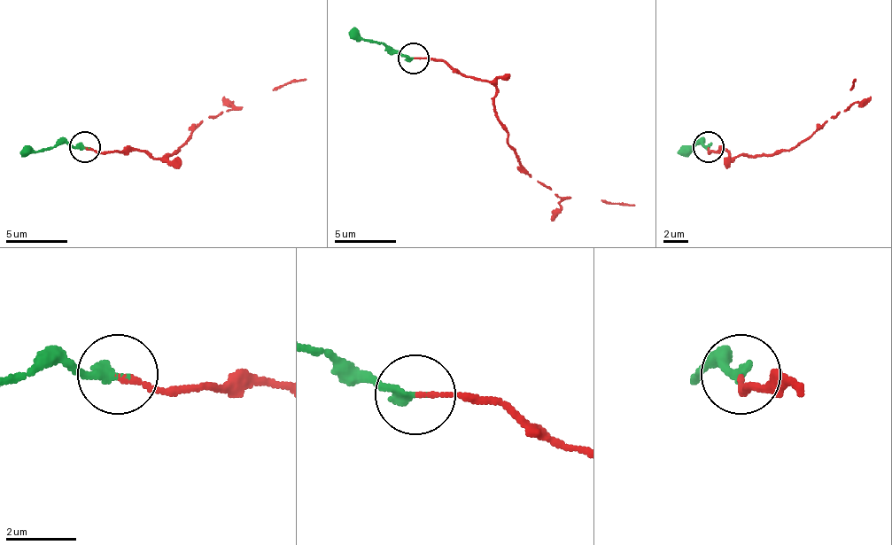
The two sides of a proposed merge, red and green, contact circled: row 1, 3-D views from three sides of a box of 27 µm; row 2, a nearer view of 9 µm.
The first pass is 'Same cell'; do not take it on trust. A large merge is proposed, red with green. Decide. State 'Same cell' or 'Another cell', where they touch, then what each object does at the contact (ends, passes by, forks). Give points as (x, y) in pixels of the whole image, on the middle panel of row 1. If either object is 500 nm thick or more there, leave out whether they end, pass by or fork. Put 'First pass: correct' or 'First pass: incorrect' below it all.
Same cell. Place: (414, 58). At the ring red ends. At the ring green ends
First pass: correct

